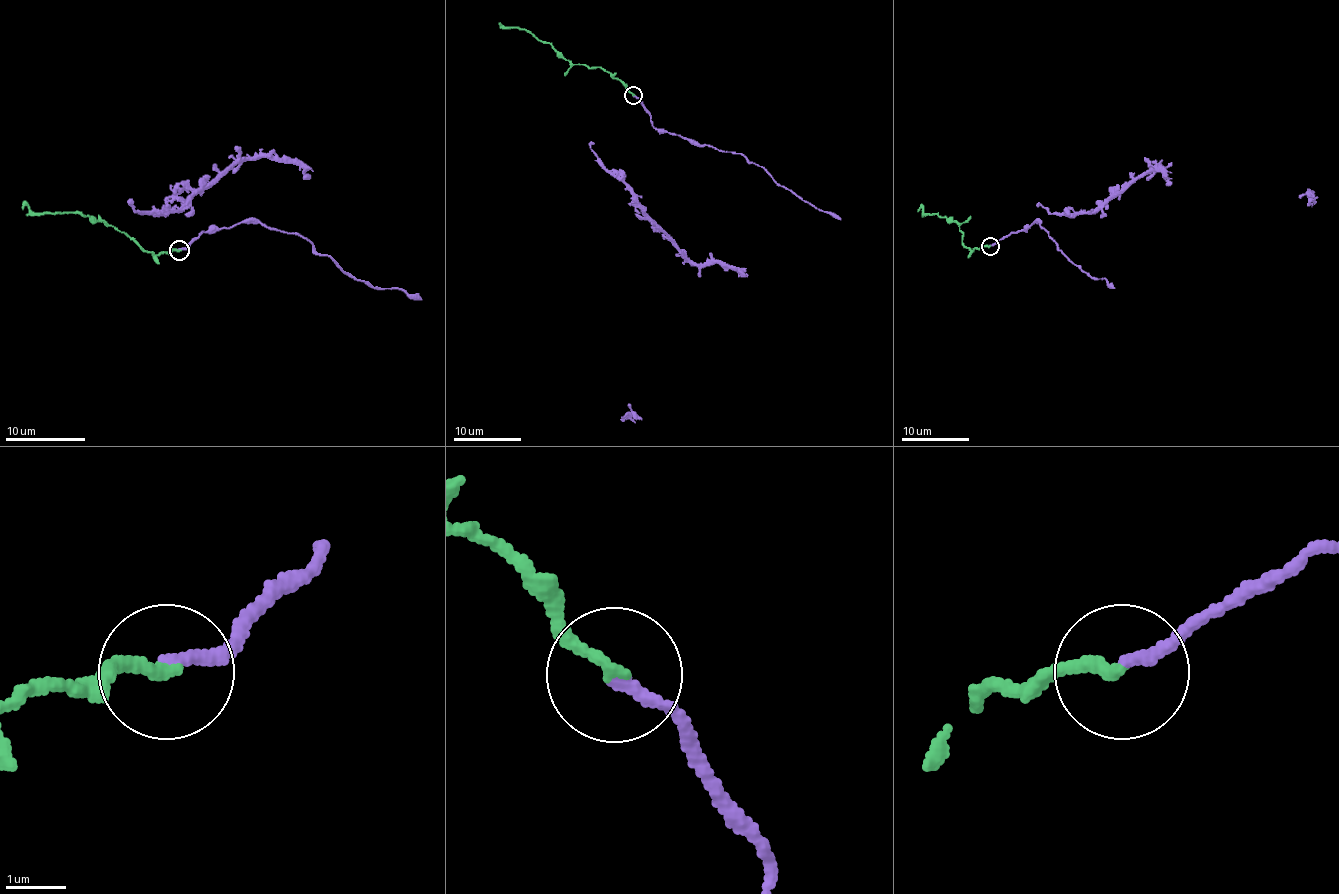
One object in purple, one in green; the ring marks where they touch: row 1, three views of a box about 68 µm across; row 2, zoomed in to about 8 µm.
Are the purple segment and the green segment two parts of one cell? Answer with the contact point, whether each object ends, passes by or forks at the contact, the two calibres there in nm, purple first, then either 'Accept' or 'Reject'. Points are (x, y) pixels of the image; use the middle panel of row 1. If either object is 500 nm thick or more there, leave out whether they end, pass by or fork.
Place: (633, 95). At the ring purple ends. At the ring green ends. Thickness 200 nm (purple) against 190 nm. Accept

